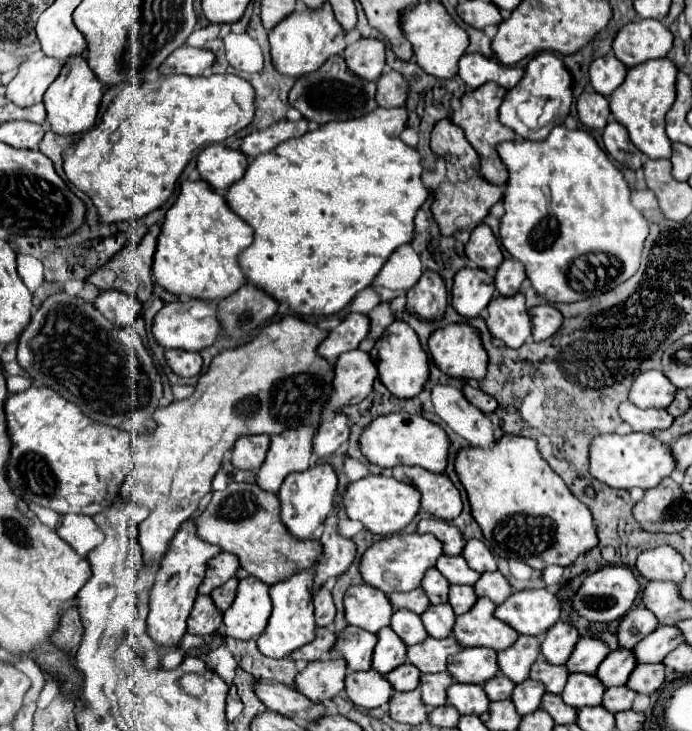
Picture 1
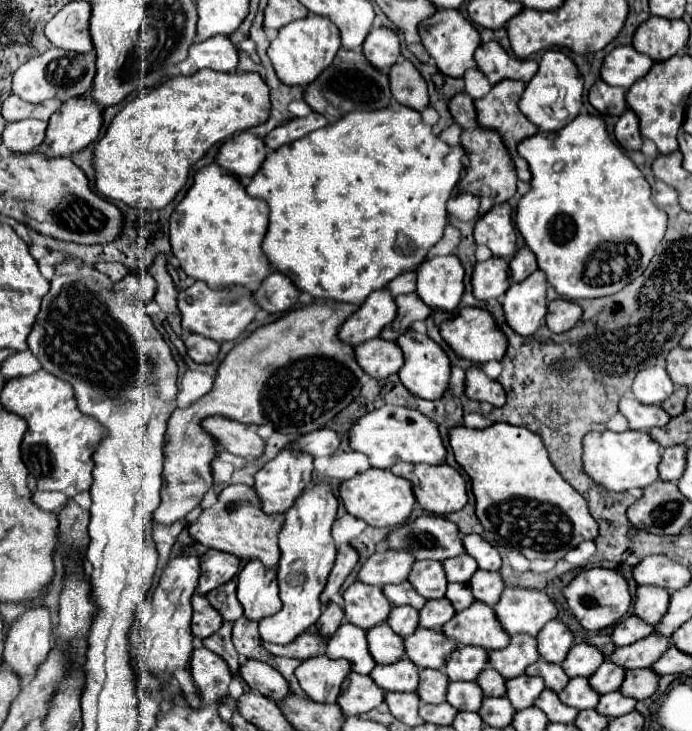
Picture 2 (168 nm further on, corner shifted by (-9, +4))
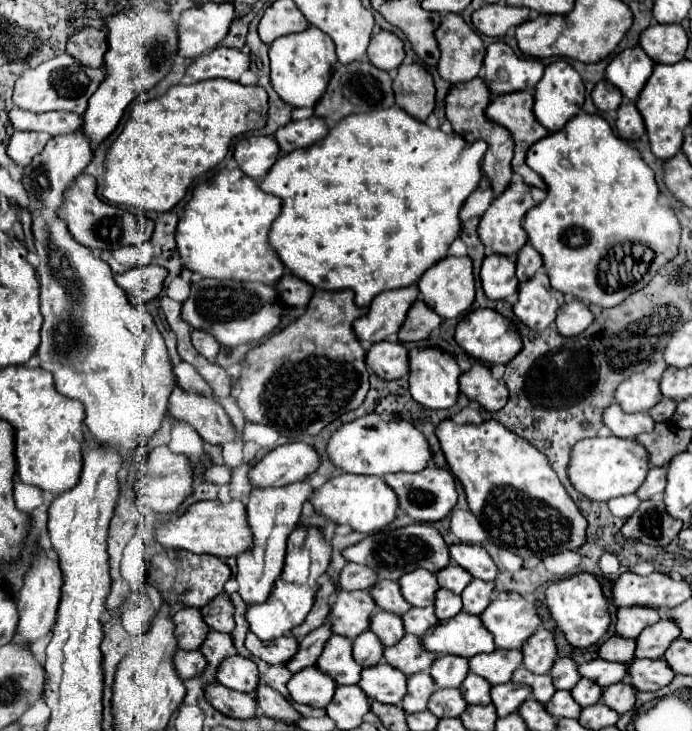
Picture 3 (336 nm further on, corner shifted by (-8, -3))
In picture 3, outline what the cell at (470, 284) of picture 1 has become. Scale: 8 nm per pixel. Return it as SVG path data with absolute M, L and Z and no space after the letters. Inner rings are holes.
M490 254L482 262L480 282L486 298L504 300L518 290L518 280L514 274L514 262L502 254Z

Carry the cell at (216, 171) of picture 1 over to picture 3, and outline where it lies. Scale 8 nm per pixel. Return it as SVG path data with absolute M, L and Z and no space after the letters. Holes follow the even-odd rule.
M266 136L242 138L234 146L234 160L238 168L254 180L260 180L272 168L278 154L278 144Z

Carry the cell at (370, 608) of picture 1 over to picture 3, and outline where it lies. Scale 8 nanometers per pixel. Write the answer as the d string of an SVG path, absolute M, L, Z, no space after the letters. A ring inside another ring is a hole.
M340 590L336 594L336 602L330 608L332 632L354 640L356 636L360 636L370 628L370 618L374 610L376 602L366 590L362 592Z

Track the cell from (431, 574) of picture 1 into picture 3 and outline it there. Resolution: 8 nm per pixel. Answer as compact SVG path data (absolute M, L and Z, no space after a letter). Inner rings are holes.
M418 568L418 570L412 570L400 578L400 588L410 604L434 606L436 592L440 590L440 584L432 572Z

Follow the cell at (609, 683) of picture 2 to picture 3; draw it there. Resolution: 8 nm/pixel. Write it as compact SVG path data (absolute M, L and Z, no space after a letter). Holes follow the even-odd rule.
M582 678L576 684L576 688L572 690L572 696L580 706L592 706L592 704L600 702L602 692L604 692L604 688L600 688L596 682L592 682L588 678Z

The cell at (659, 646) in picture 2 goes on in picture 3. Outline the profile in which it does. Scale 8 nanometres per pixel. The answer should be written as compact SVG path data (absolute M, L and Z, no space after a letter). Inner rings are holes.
M590 660L586 664L580 664L580 674L584 678L590 678L598 682L602 688L622 682L628 676L628 662L608 662L608 660Z

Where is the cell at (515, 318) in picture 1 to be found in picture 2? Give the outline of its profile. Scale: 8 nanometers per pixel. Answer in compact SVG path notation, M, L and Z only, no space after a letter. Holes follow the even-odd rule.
M537 269L525 281L513 283L503 297L509 327L523 337L533 335L545 321L547 303L547 279L545 273Z

